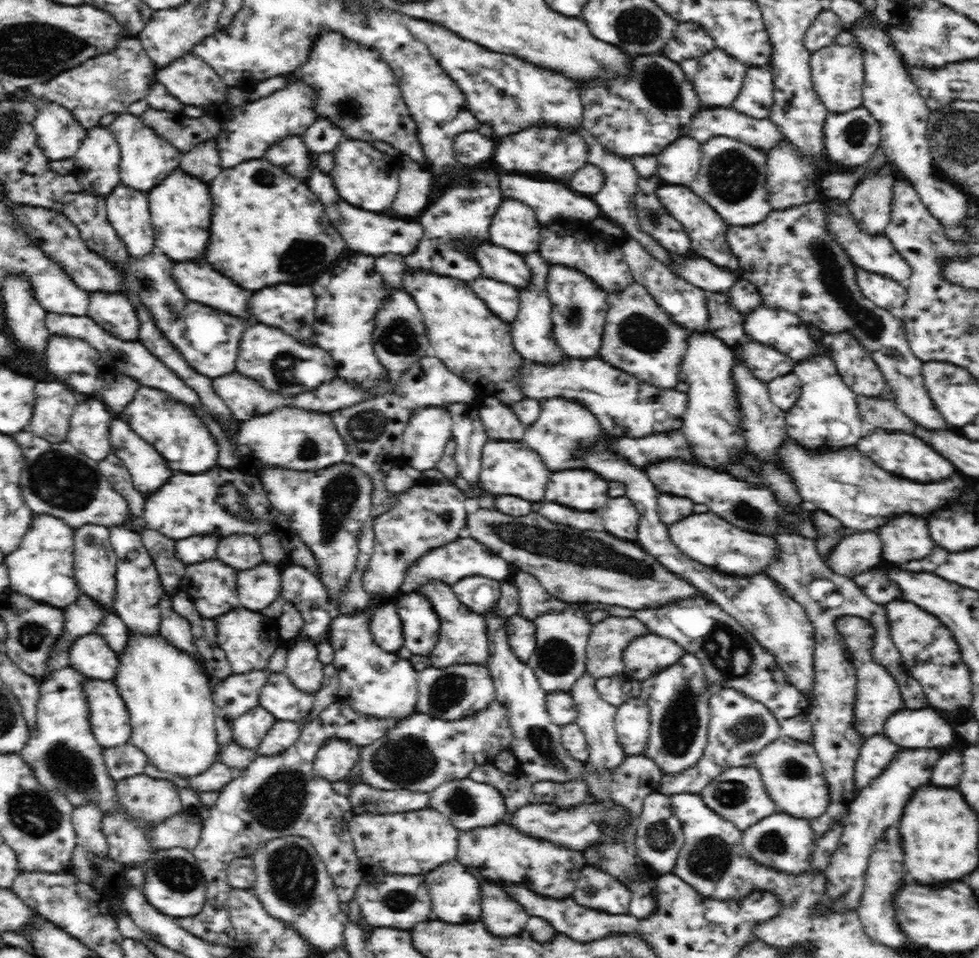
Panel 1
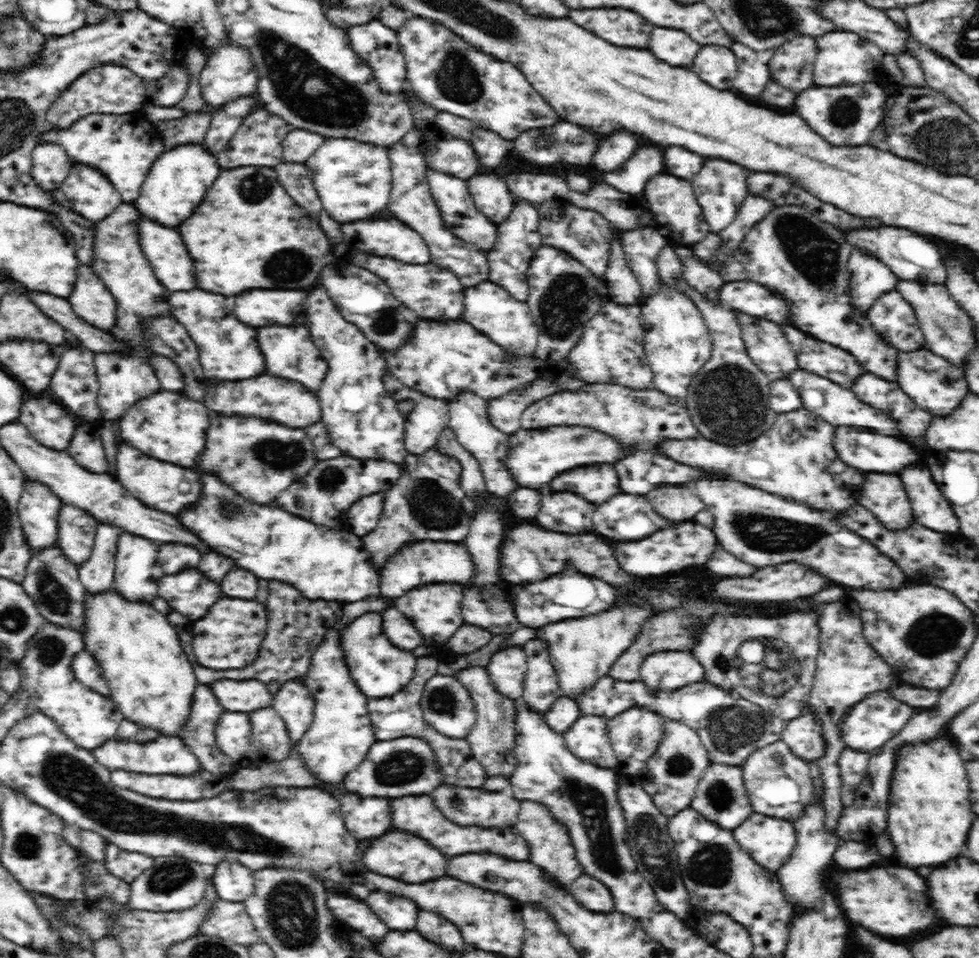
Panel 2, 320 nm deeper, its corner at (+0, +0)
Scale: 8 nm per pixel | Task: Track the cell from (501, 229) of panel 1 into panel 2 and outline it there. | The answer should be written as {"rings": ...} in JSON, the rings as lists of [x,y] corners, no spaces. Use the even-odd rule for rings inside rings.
{"rings":[[[480,172],[472,174],[466,182],[473,203],[495,225],[512,213],[514,199],[503,177],[494,172]]]}

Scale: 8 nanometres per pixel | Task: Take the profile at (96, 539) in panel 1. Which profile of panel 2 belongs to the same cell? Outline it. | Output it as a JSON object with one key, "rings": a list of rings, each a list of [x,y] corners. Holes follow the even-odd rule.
{"rings":[[[63,504],[58,510],[56,545],[74,564],[82,565],[92,553],[98,524],[86,510]]]}

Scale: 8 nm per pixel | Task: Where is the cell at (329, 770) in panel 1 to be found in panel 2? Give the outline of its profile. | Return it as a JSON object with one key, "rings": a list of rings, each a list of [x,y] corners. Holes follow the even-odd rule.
{"rings":[[[374,598],[346,603],[342,617],[328,630],[324,641],[315,649],[310,658],[308,673],[302,678],[305,688],[314,697],[314,716],[308,730],[301,736],[297,752],[318,781],[328,784],[342,782],[346,774],[356,770],[377,742],[367,705],[369,698],[355,685],[343,656],[342,631],[354,622],[354,618],[360,618],[358,614],[382,612],[386,606],[388,600]]]}

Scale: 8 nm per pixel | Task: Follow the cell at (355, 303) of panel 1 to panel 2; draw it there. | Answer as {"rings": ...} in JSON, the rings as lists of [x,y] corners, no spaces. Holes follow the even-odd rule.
{"rings":[[[316,288],[308,296],[306,324],[328,366],[316,396],[321,409],[320,423],[324,423],[330,443],[344,455],[359,459],[382,459],[400,465],[407,454],[405,418],[396,408],[397,401],[385,394],[382,372],[387,366],[381,352],[378,352],[379,347],[370,342],[354,323],[346,321],[338,313],[334,300],[322,288]]]}

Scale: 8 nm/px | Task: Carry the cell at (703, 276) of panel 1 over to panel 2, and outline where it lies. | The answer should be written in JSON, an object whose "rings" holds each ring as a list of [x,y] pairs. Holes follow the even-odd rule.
{"rings":[[[730,281],[724,283],[719,290],[719,298],[726,300],[728,306],[739,314],[750,314],[769,320],[773,323],[789,324],[786,304],[783,297],[770,292],[766,286],[754,281]]]}

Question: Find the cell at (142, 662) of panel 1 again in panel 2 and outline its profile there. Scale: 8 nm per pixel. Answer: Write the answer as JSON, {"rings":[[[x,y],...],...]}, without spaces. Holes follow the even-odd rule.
{"rings":[[[113,587],[104,590],[101,594],[84,592],[83,604],[85,604],[85,628],[84,631],[80,632],[83,634],[84,648],[96,659],[97,664],[102,668],[104,679],[110,687],[110,698],[120,709],[123,718],[135,722],[135,724],[142,726],[142,728],[158,730],[159,734],[181,734],[182,728],[186,725],[186,720],[188,720],[190,715],[190,704],[192,704],[194,690],[197,690],[196,686],[198,686],[198,682],[196,682],[192,664],[184,654],[179,637],[172,624],[169,624],[167,616],[160,614],[150,603],[127,600],[127,598],[122,597],[116,592]]]}

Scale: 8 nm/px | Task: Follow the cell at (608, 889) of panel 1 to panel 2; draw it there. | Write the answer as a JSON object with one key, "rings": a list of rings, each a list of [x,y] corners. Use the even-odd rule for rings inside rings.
{"rings":[[[584,874],[580,875],[575,882],[576,884],[572,884],[572,888],[569,888],[568,891],[580,905],[597,913],[607,913],[613,910],[612,894],[604,884]]]}

